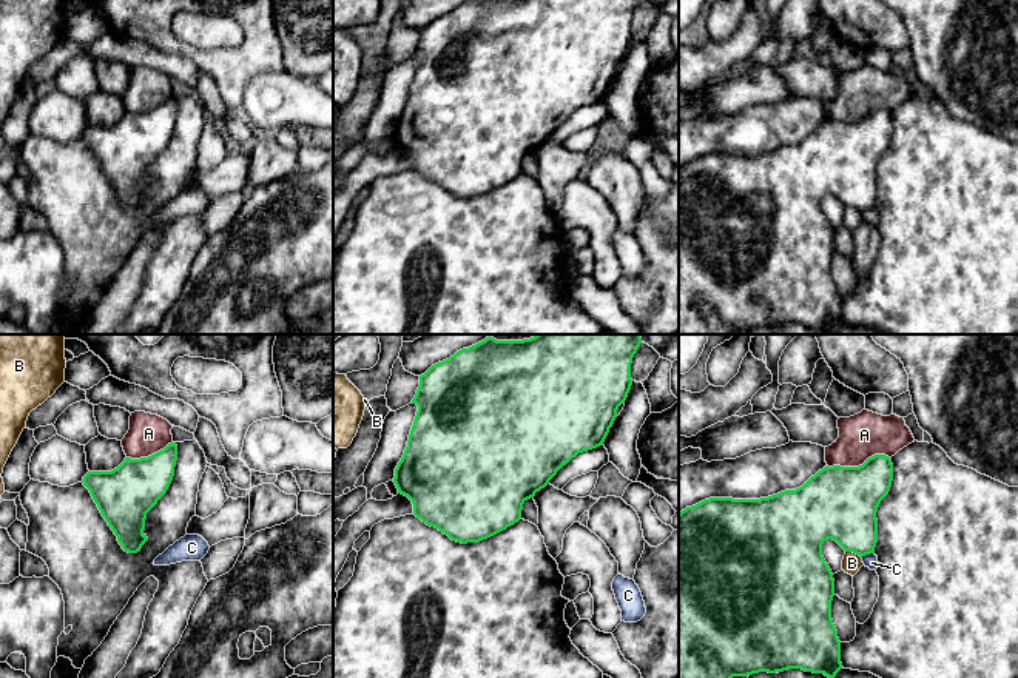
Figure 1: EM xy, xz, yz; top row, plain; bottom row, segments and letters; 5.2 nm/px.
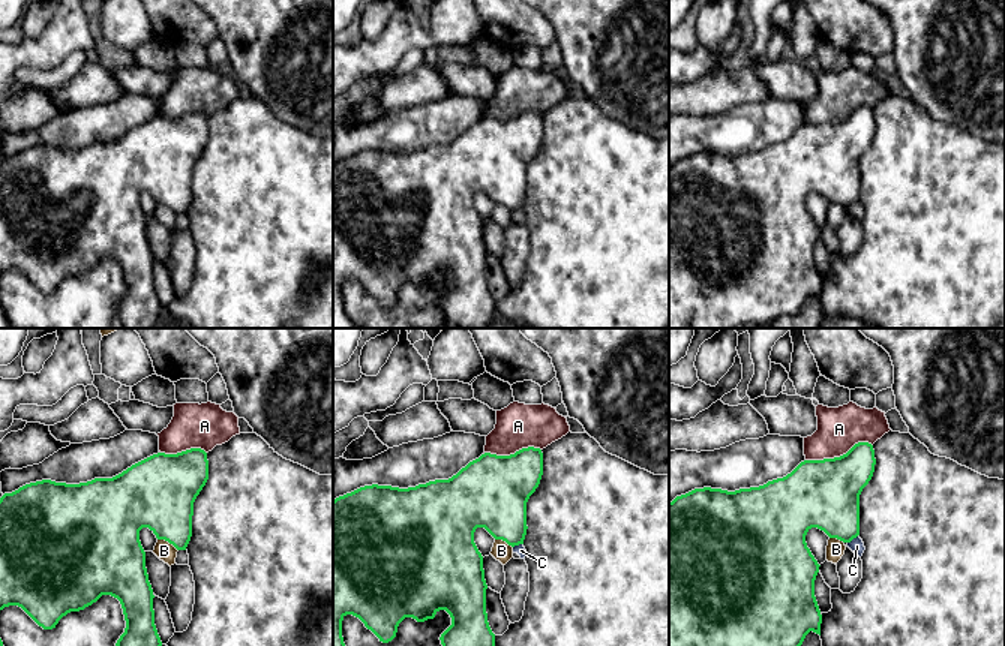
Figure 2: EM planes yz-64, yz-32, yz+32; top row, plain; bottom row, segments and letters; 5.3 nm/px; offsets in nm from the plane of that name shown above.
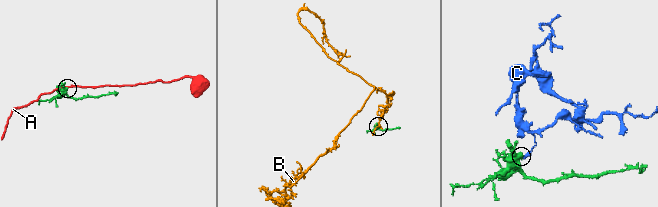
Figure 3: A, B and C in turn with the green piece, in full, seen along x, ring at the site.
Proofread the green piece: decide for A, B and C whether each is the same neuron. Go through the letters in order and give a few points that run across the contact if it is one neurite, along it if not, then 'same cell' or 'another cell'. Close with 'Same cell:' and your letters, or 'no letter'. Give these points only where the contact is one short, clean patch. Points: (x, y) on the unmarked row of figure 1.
A: another cell
B: another cell
C: line yz (873, 207), (861, 211); another cell
Same cell: no letter

